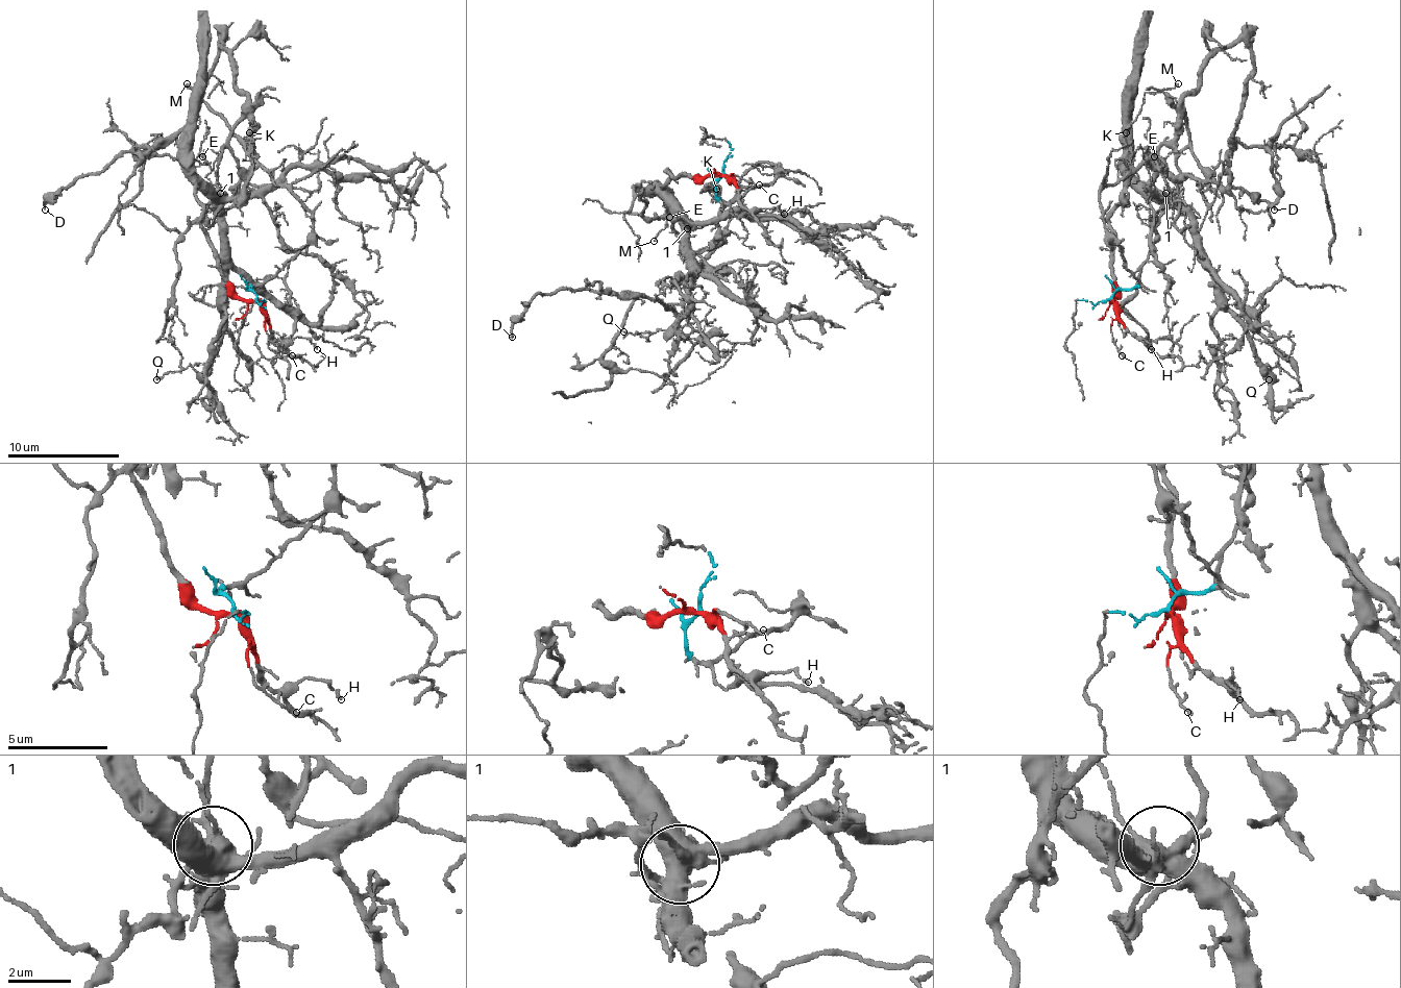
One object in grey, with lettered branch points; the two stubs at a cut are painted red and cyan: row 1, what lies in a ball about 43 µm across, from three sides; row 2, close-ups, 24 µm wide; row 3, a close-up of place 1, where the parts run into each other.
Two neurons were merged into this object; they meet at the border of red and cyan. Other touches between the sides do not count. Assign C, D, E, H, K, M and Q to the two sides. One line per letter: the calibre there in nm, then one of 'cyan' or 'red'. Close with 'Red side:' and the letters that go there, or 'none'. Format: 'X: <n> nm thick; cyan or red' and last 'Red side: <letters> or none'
C: 130 nm thick; red
D: 150 nm thick; cyan
E: 140 nm thick; cyan
H: 120 nm thick; red
K: 120 nm thick; cyan
M: 100 nm thick; red
Q: 140 nm thick; red
Red side: C, H, M, Q

